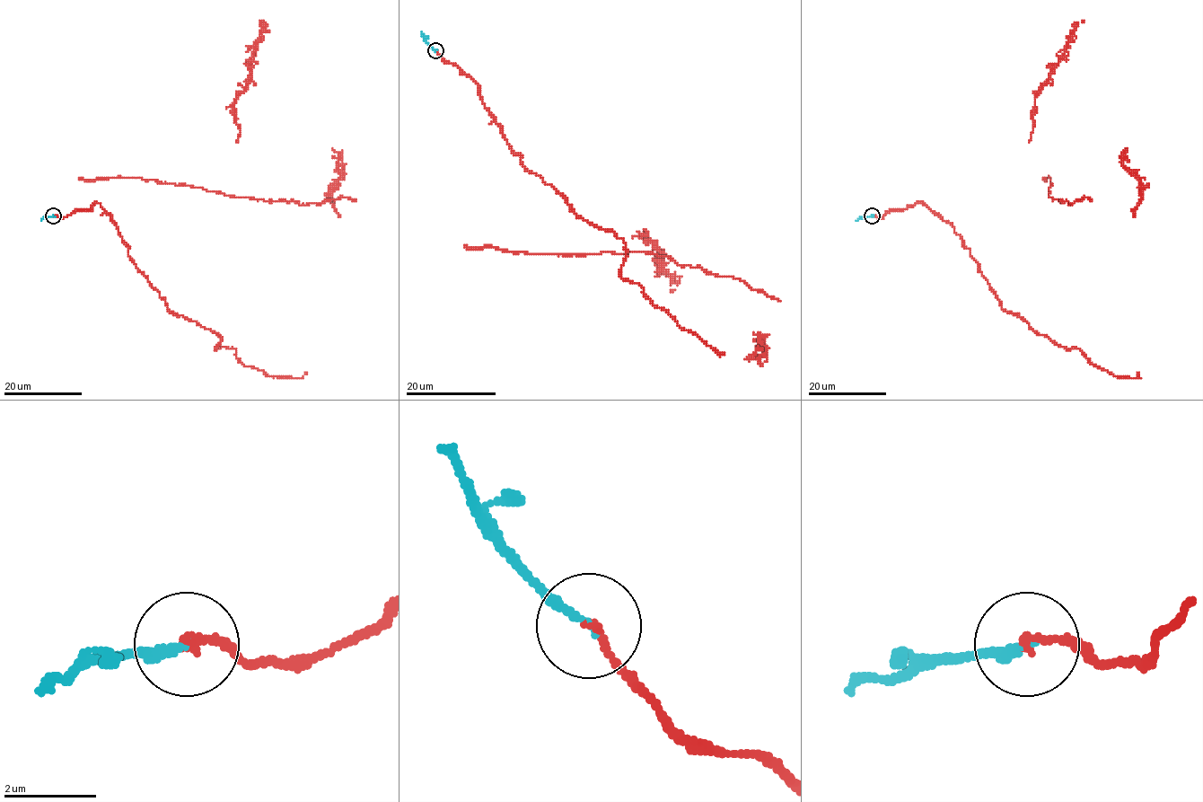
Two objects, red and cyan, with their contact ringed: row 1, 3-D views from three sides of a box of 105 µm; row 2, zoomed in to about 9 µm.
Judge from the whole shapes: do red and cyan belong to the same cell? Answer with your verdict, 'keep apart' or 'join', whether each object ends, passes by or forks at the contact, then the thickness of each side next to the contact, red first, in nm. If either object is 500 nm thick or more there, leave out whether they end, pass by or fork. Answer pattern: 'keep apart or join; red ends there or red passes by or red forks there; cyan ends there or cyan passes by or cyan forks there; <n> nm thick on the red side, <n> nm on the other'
join; red ends there; cyan ends there; 160 nm thick on the red side, 200 nm on the other

